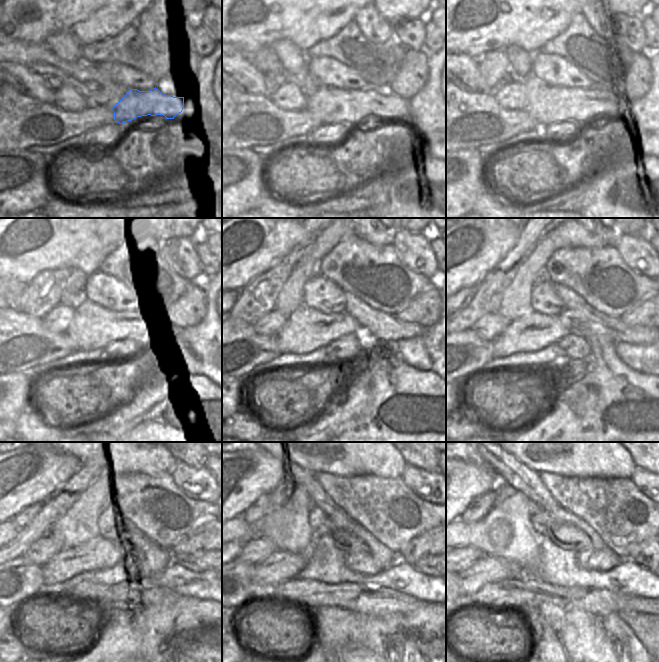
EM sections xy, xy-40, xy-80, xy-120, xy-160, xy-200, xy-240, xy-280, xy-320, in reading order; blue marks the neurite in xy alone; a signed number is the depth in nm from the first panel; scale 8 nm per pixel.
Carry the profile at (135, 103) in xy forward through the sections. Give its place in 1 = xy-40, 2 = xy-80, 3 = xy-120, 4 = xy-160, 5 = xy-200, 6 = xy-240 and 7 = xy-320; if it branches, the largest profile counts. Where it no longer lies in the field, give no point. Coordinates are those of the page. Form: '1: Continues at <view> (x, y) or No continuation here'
1: Continues at xy-40 (331, 105)
2: Continues at xy-80 (546, 104)
3: Continues at xy-120 (92, 327)
4: Continues at xy-160 (308, 329)
5: Continues at xy-200 (531, 333)
6: Continues at xy-240 (96, 553)
7: Continues at xy-320 (490, 569).

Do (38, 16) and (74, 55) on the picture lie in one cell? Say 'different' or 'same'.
different

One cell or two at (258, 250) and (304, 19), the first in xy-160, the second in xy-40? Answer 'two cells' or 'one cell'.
one cell

